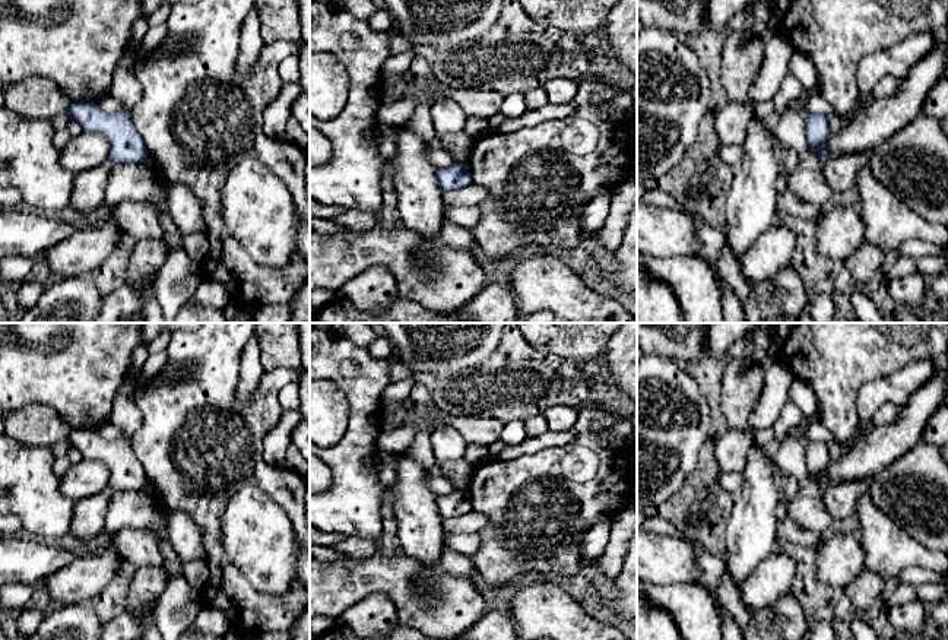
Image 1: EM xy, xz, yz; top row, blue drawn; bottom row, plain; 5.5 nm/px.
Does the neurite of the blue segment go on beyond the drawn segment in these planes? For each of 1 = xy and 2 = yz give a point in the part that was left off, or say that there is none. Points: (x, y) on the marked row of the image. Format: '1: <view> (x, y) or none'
1: none
2: none

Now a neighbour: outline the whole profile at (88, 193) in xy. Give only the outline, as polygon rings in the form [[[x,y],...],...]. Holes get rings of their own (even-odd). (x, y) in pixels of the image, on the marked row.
[[[110,161],[92,169],[74,174],[70,207],[92,215],[105,202]]]

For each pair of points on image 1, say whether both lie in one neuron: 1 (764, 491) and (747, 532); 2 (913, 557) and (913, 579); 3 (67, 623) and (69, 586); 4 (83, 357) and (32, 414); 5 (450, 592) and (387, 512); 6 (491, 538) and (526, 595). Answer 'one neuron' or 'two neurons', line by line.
1: one neuron
2: two neurons
3: two neurons
4: two neurons
5: two neurons
6: two neurons

